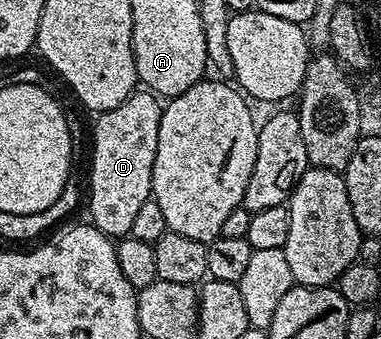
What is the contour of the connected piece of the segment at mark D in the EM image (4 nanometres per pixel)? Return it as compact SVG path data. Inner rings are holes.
M135 91L120 107L112 107L107 113L97 114L94 125L94 158L90 161L90 217L89 224L95 225L106 237L121 239L129 234L140 207L151 200L152 167L156 159L156 143L160 131L163 102L150 91Z

